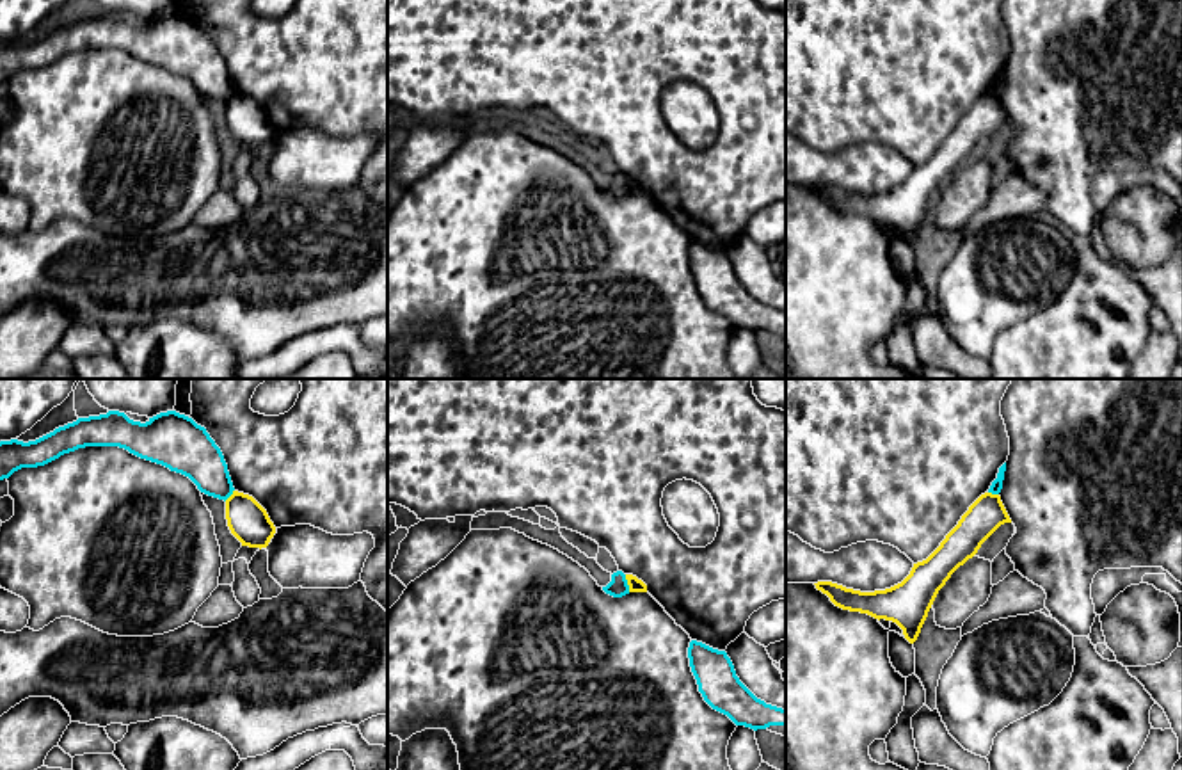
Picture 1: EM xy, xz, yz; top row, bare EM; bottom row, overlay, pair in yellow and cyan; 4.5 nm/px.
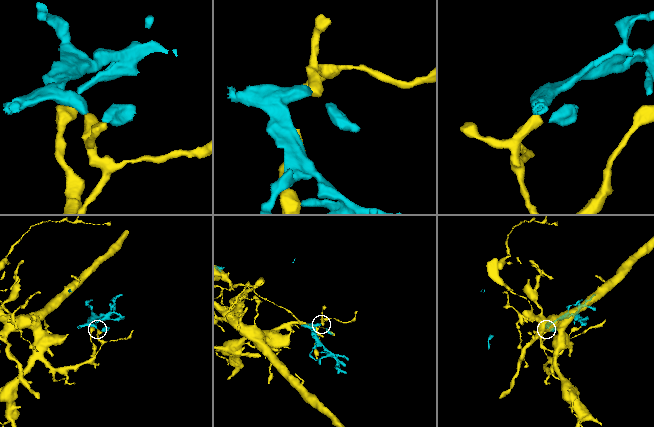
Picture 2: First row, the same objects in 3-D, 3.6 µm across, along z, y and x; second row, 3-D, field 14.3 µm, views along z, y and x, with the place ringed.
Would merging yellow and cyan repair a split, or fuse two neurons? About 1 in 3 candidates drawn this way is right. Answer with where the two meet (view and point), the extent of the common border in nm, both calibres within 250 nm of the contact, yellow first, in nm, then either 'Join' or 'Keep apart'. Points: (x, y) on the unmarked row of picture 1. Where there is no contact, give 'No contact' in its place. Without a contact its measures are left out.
Touches yellow at xz (628, 185). Shared border 80 nm. Thickness 60 nm (yellow) against 90 nm. Keep apart

